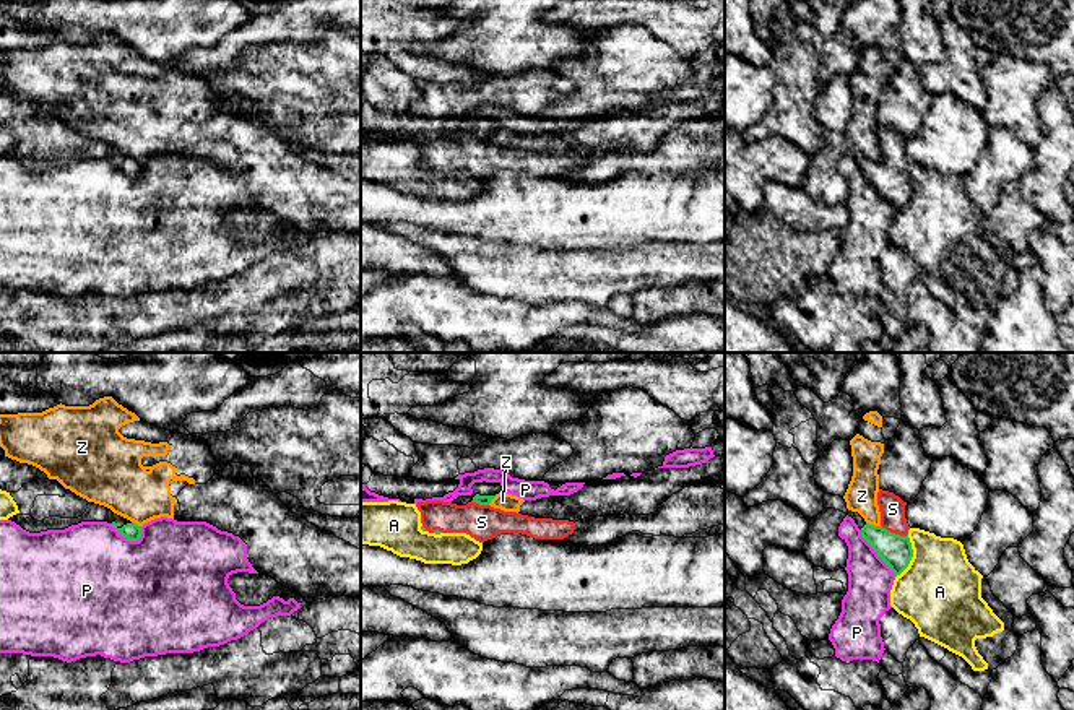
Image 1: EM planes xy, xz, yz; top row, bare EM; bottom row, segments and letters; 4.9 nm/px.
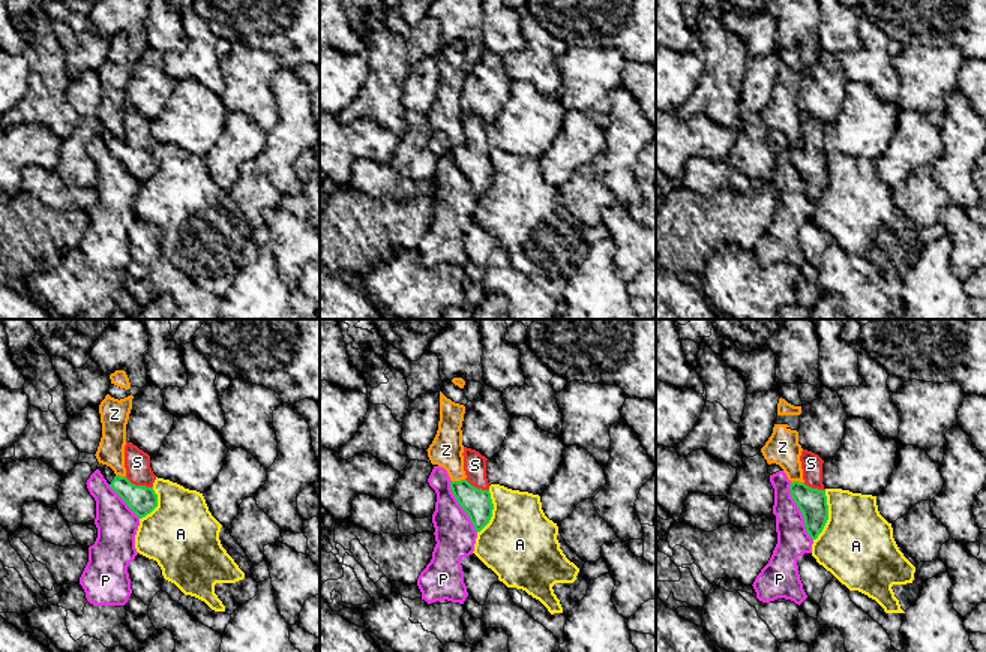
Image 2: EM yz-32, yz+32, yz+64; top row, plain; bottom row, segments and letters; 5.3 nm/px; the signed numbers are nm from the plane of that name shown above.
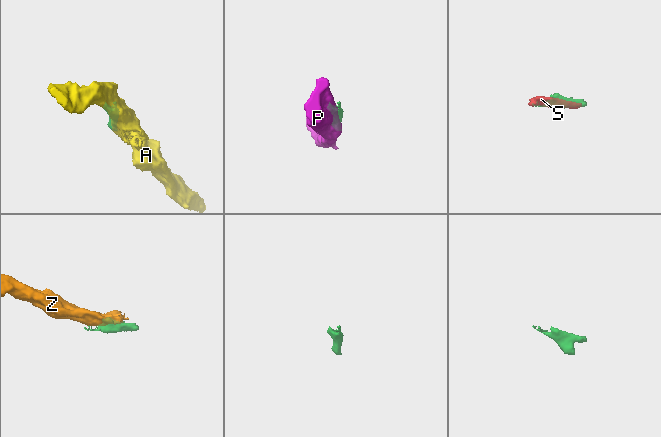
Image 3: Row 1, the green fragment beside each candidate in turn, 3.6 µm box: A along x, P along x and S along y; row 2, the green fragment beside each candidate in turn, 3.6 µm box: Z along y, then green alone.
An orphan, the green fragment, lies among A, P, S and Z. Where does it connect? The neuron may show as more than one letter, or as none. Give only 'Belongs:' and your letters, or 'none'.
Belongs: S

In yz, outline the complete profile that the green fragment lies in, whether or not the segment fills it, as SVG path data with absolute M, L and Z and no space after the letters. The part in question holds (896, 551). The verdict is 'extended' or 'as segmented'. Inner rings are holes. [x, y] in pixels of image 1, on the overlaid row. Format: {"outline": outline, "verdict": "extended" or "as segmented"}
{"outline": "M879 489L877 505L881 512L881 525L866 523L861 536L873 546L877 556L890 567L894 575L900 575L913 557L908 538L908 523L905 518L905 505L899 496Z", "verdict": "extended"}

